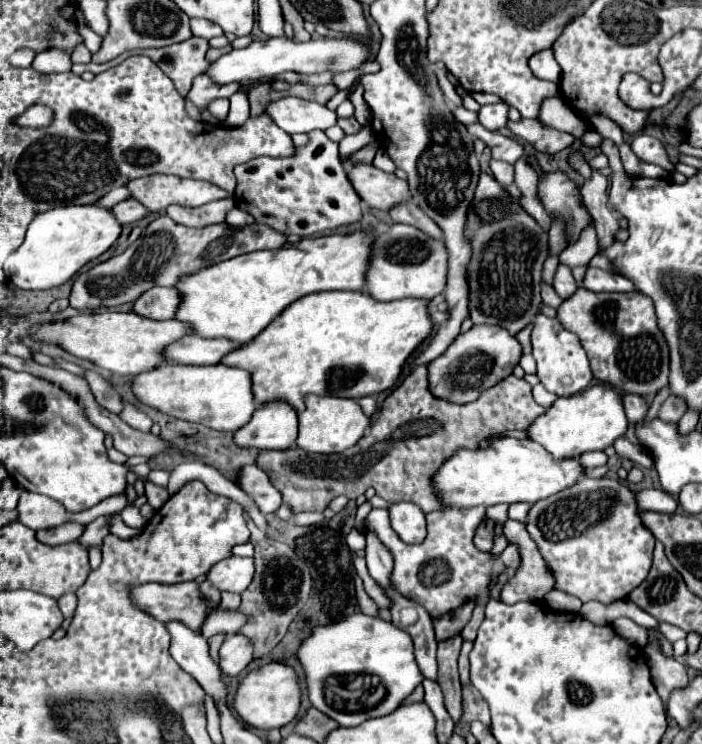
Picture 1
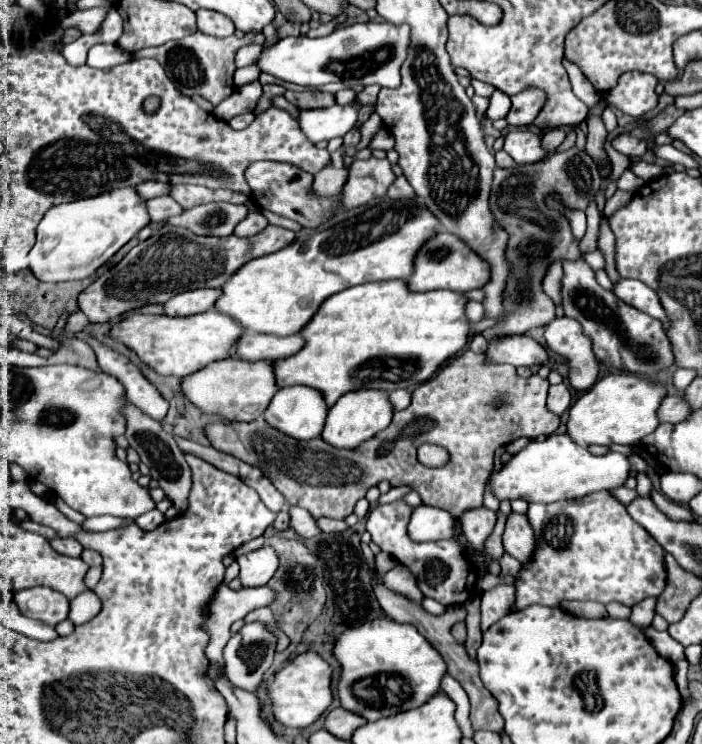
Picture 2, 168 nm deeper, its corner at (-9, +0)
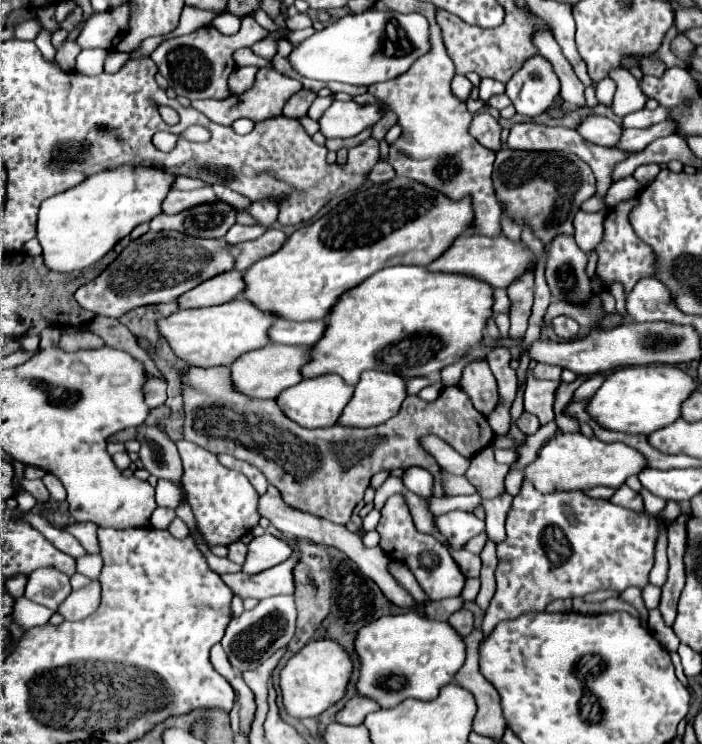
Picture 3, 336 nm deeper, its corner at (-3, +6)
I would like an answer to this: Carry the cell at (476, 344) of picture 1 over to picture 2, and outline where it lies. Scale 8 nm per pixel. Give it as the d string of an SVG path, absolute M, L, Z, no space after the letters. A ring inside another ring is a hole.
M505 336L495 344L489 344L489 350L485 352L485 356L489 358L489 362L495 364L511 364L511 366L553 366L553 358L547 354L547 348L543 344L539 344L537 340L529 338L529 336Z

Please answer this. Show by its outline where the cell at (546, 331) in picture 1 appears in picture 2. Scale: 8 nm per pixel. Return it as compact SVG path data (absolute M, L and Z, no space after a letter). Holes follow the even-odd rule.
M567 316L555 318L545 328L547 348L569 360L569 382L575 390L589 390L597 380L597 362L591 350L591 340L583 334L577 320Z

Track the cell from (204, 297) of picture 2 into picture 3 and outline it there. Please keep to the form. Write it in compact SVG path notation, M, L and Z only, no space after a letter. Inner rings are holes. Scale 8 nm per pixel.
M225 272L221 276L209 278L201 282L197 288L181 294L177 298L179 308L203 308L203 306L217 306L221 302L229 302L241 294L241 274L239 272Z

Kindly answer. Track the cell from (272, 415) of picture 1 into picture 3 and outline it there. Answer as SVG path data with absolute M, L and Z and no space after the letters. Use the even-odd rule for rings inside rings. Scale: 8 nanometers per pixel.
M327 374L327 376L319 376L319 378L301 380L299 384L285 388L275 398L275 402L283 410L283 414L287 418L291 418L293 422L297 422L299 426L325 428L325 426L333 426L337 422L337 416L341 414L341 408L349 402L351 394L353 394L353 386L345 386L341 378L337 378L335 374Z

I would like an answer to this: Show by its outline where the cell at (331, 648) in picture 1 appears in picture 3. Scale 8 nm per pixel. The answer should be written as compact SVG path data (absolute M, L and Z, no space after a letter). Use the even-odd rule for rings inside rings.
M417 612L383 616L379 620L367 622L355 636L355 652L359 656L359 680L355 684L355 692L375 700L381 708L393 708L407 698L433 700L445 684L453 682L455 672L465 662L463 638L449 626L449 622L429 620Z

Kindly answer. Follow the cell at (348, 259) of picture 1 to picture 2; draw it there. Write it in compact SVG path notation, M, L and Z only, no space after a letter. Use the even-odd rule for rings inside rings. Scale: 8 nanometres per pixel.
M383 198L381 202L377 202L377 206L367 208L359 216L347 218L331 226L329 230L315 232L308 237L297 237L283 250L247 262L235 274L235 278L223 284L223 296L217 300L215 310L235 318L245 330L279 336L299 334L313 318L313 314L319 310L319 306L335 292L365 282L395 280L395 278L407 280L415 266L415 254L419 252L419 246L423 246L423 242L427 242L427 238L433 238L437 232L439 220L431 214L431 210L427 210L419 202L419 198L401 198L401 200Z

